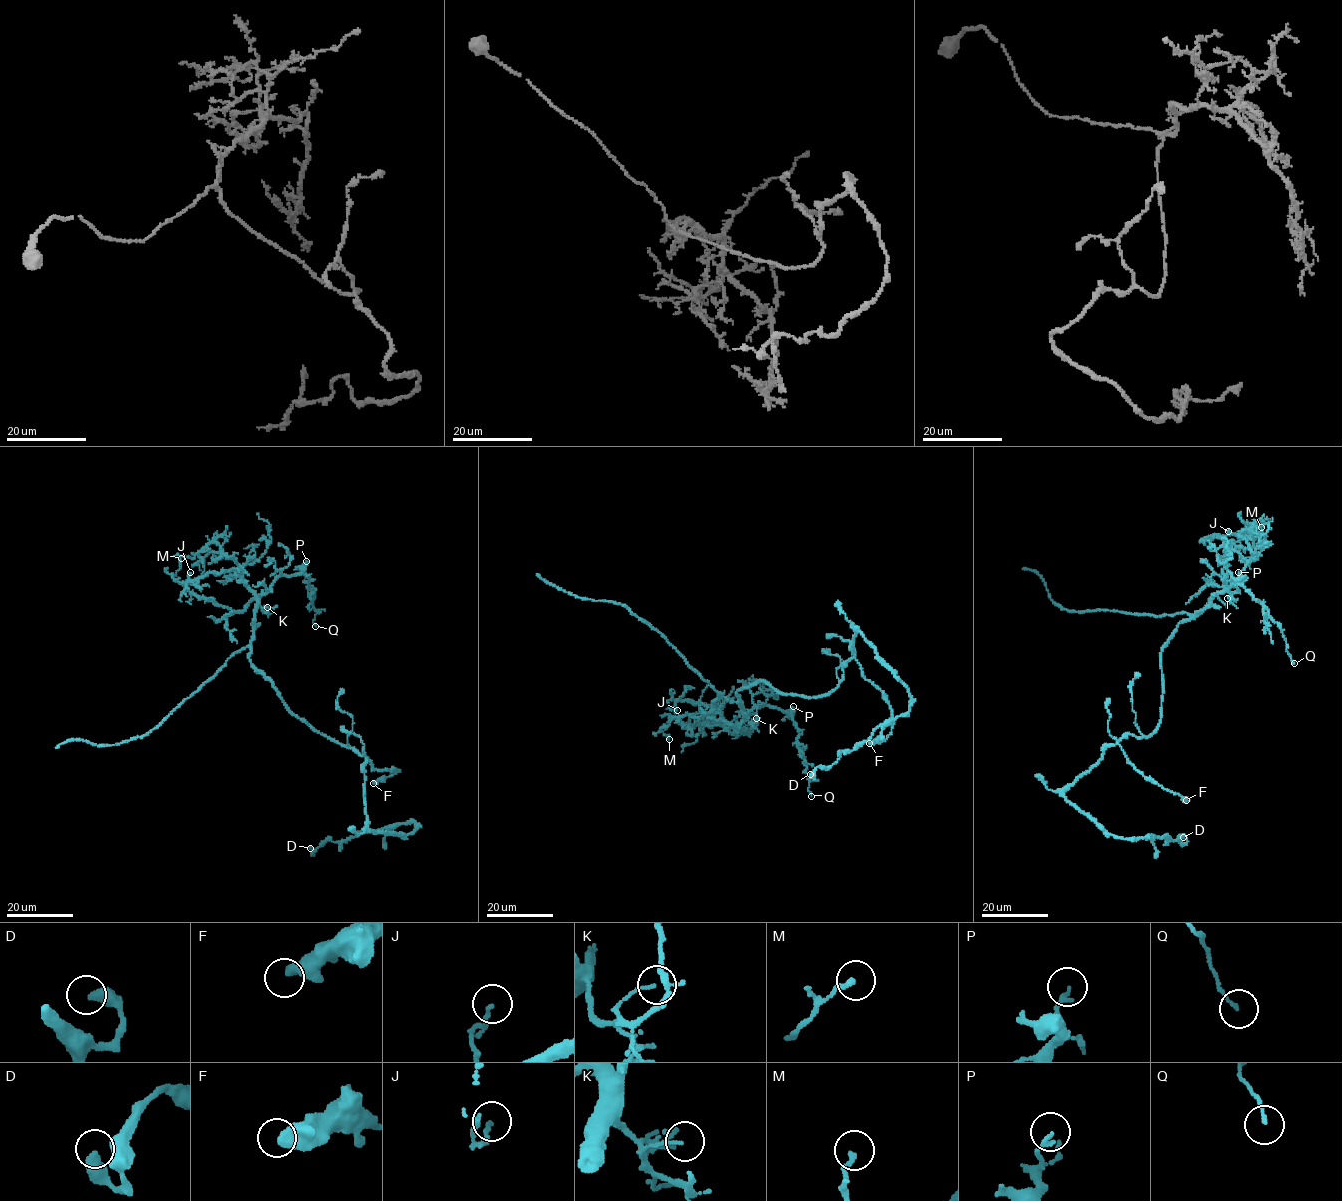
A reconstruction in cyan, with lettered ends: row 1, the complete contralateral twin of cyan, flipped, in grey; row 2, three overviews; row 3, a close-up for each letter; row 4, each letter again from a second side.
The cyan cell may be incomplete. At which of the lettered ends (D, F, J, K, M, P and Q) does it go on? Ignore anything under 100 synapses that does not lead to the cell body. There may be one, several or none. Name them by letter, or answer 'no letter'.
no letter

